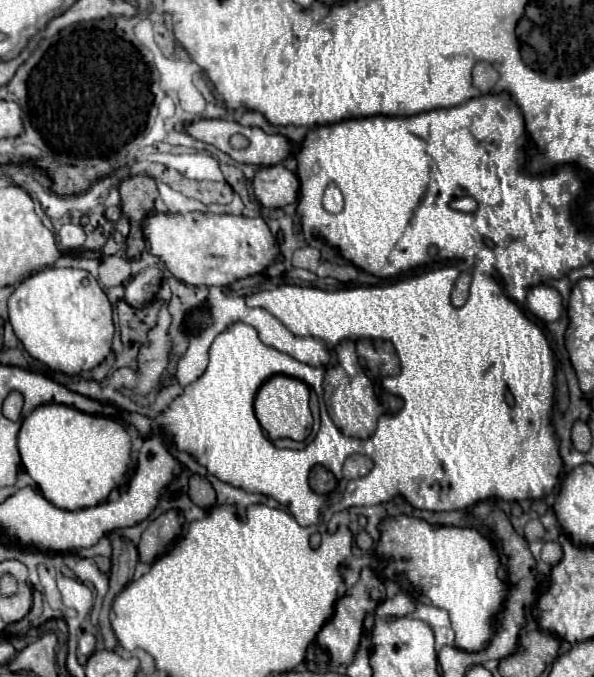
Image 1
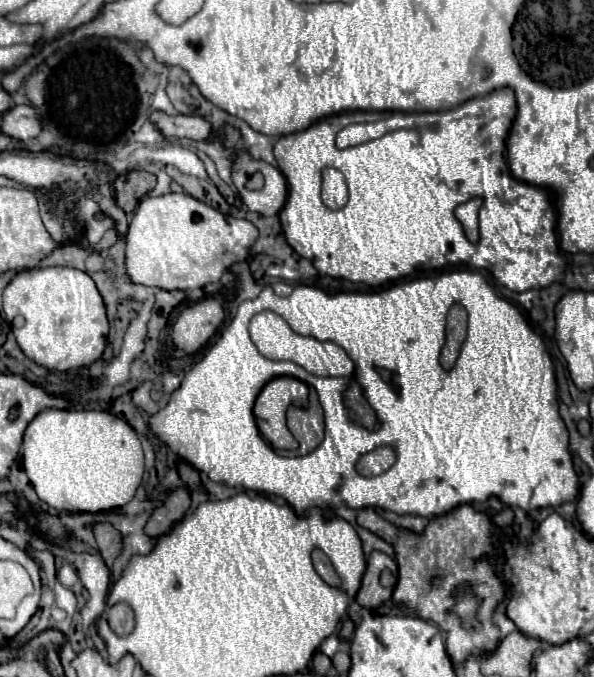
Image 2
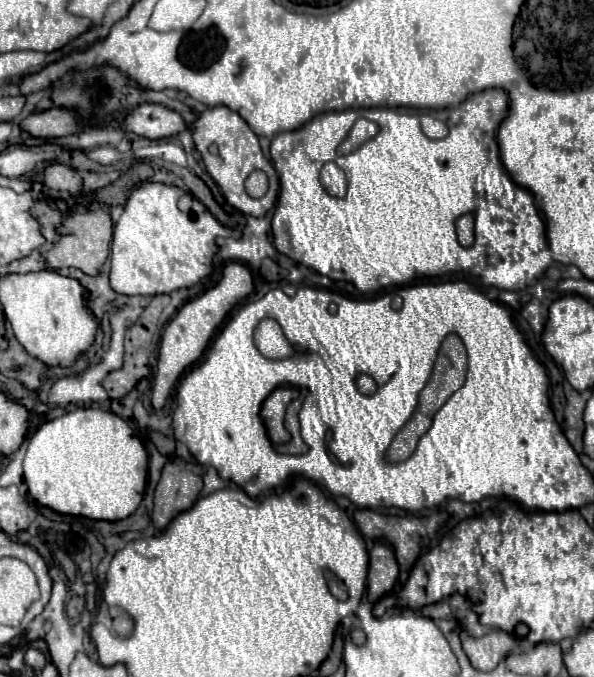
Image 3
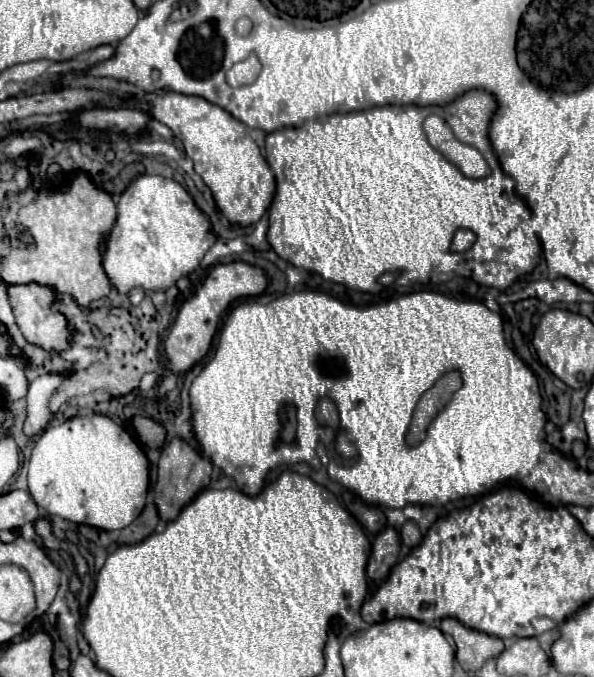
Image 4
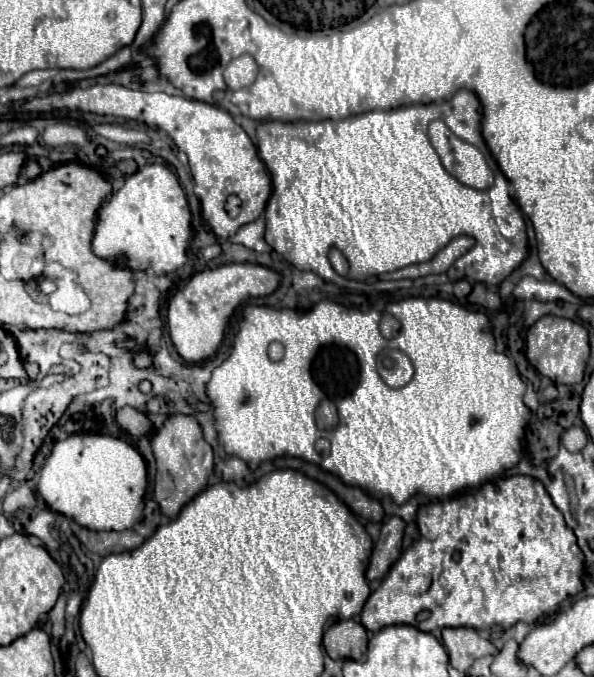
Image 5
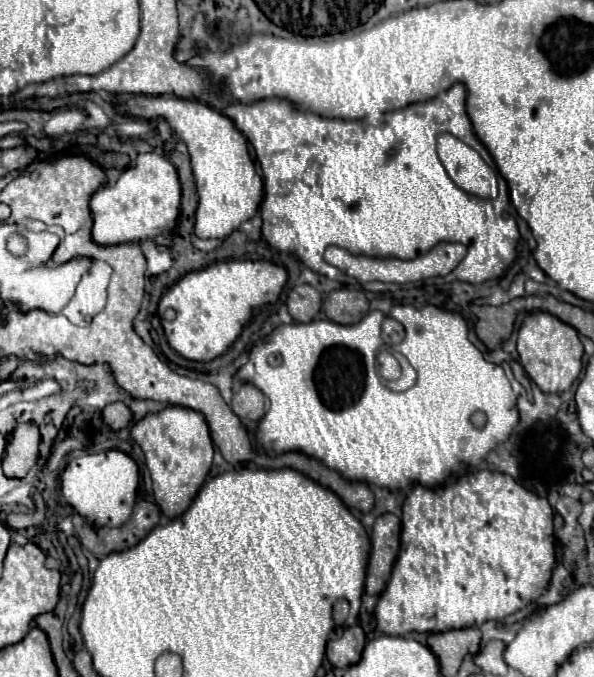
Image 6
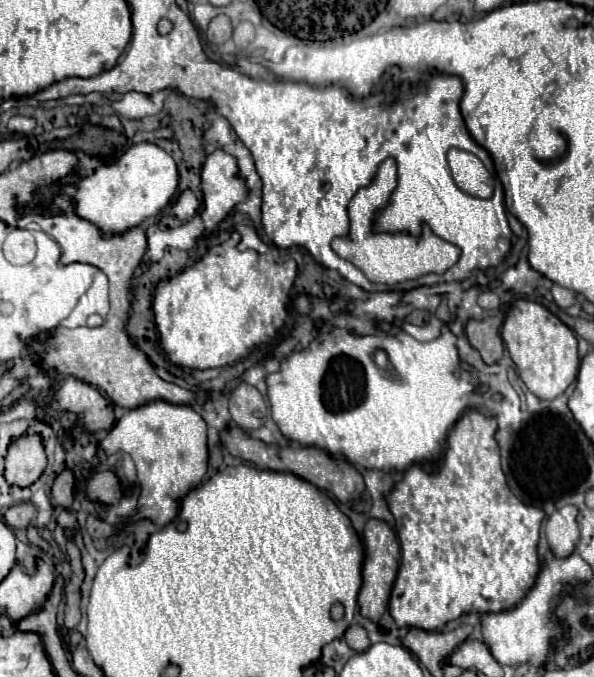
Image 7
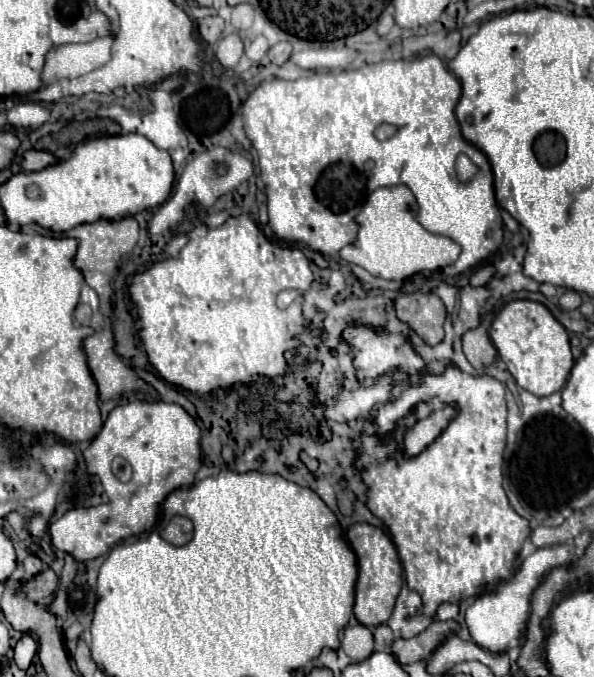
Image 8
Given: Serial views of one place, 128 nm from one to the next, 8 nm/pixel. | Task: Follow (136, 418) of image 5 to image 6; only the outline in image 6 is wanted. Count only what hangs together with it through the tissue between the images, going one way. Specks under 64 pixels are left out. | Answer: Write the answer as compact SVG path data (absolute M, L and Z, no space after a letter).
M112 402L102 410L102 418L104 422L112 428L112 430L122 430L132 422L132 414L126 408L124 402Z

